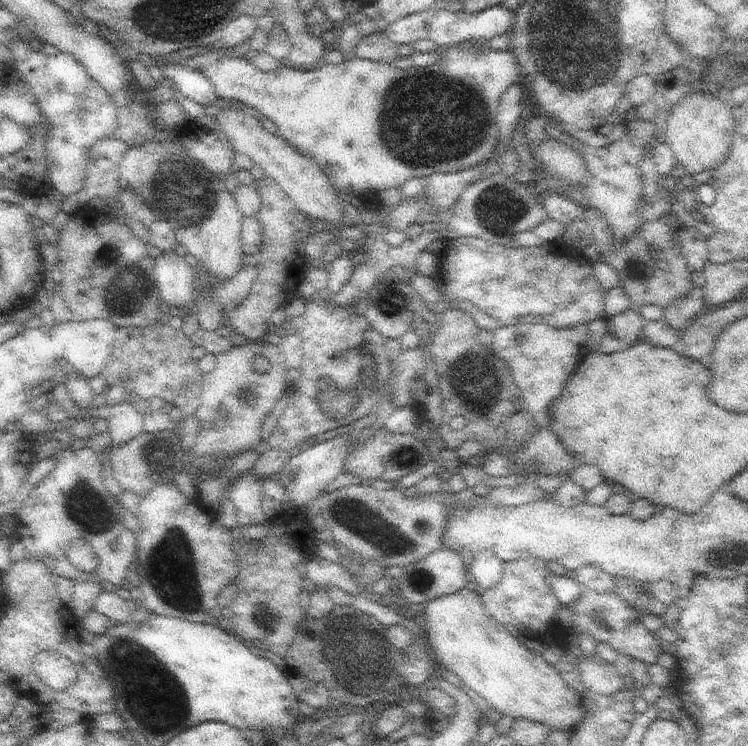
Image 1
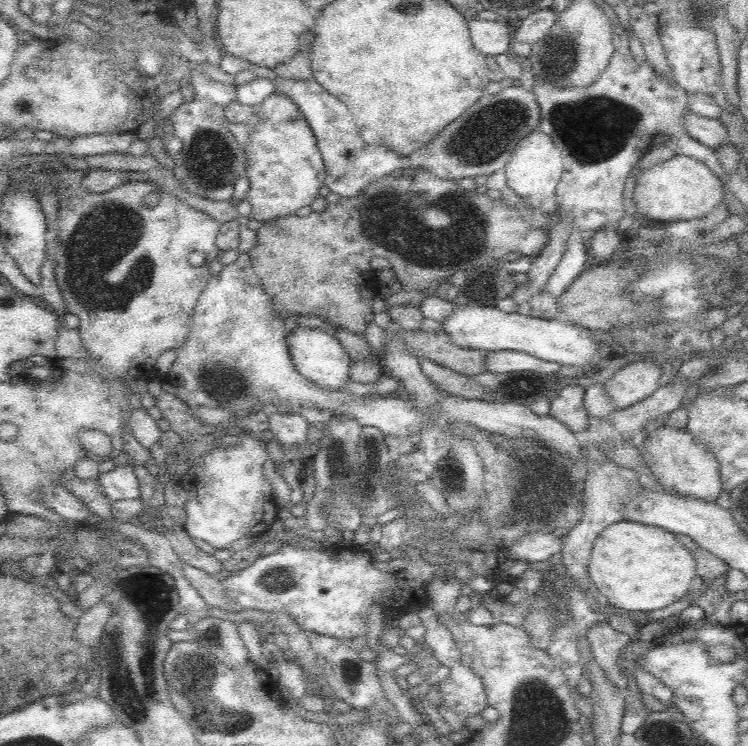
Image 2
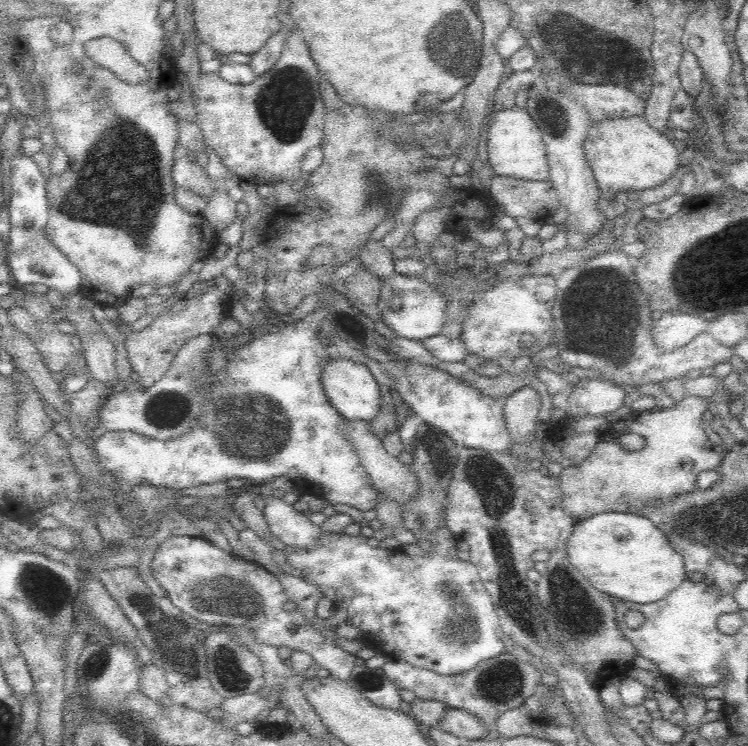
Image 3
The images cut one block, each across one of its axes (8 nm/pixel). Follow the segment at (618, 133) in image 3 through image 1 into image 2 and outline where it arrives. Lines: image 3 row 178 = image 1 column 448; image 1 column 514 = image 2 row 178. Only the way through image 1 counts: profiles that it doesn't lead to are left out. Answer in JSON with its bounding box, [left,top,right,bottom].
[634,154,724,222]

